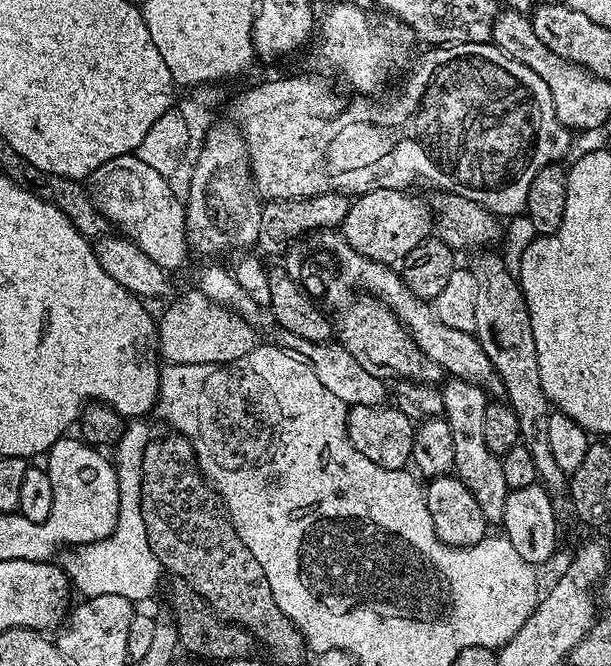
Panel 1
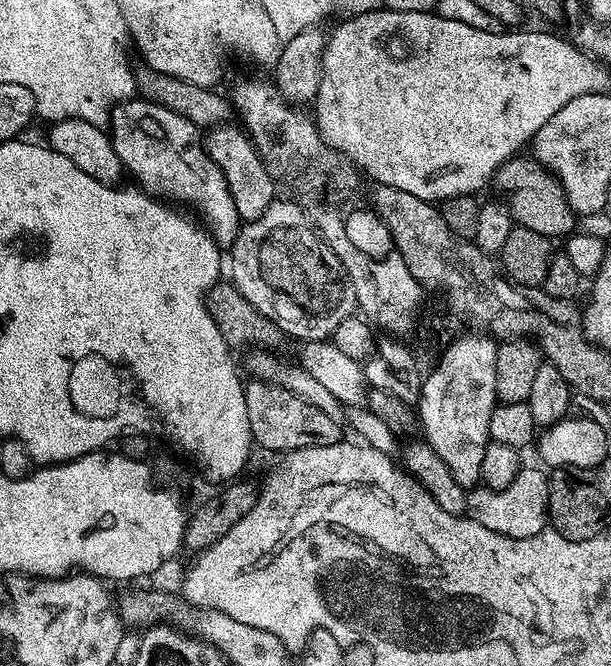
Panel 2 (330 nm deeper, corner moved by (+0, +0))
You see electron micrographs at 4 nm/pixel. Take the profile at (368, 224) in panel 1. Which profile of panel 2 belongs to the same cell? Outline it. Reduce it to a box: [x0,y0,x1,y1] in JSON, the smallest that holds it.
[494,158,578,238]

